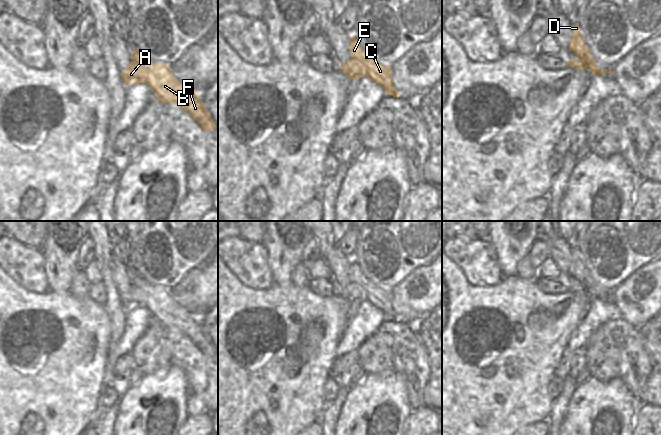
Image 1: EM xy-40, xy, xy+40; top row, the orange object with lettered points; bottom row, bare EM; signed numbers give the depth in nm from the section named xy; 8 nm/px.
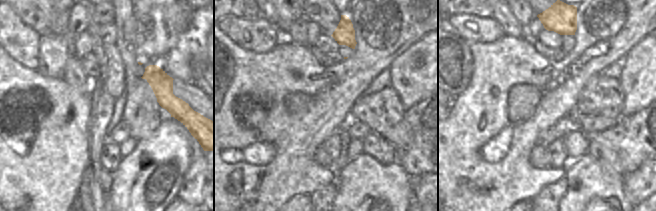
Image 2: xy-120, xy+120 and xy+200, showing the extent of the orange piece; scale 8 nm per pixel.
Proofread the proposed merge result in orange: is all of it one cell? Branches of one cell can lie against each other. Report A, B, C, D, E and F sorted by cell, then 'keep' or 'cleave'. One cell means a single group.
A B C D E F; keep

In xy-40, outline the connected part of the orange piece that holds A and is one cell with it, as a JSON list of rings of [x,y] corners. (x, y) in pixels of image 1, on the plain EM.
[[[133,272],[129,290],[121,296],[125,310],[146,307],[163,327],[174,327],[184,333],[202,352],[212,355],[217,352],[199,318],[180,307],[172,298],[169,289],[149,285]]]

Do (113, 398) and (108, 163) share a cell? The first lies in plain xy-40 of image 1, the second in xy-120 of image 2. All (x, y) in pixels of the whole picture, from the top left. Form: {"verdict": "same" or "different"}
{"verdict": "different"}

